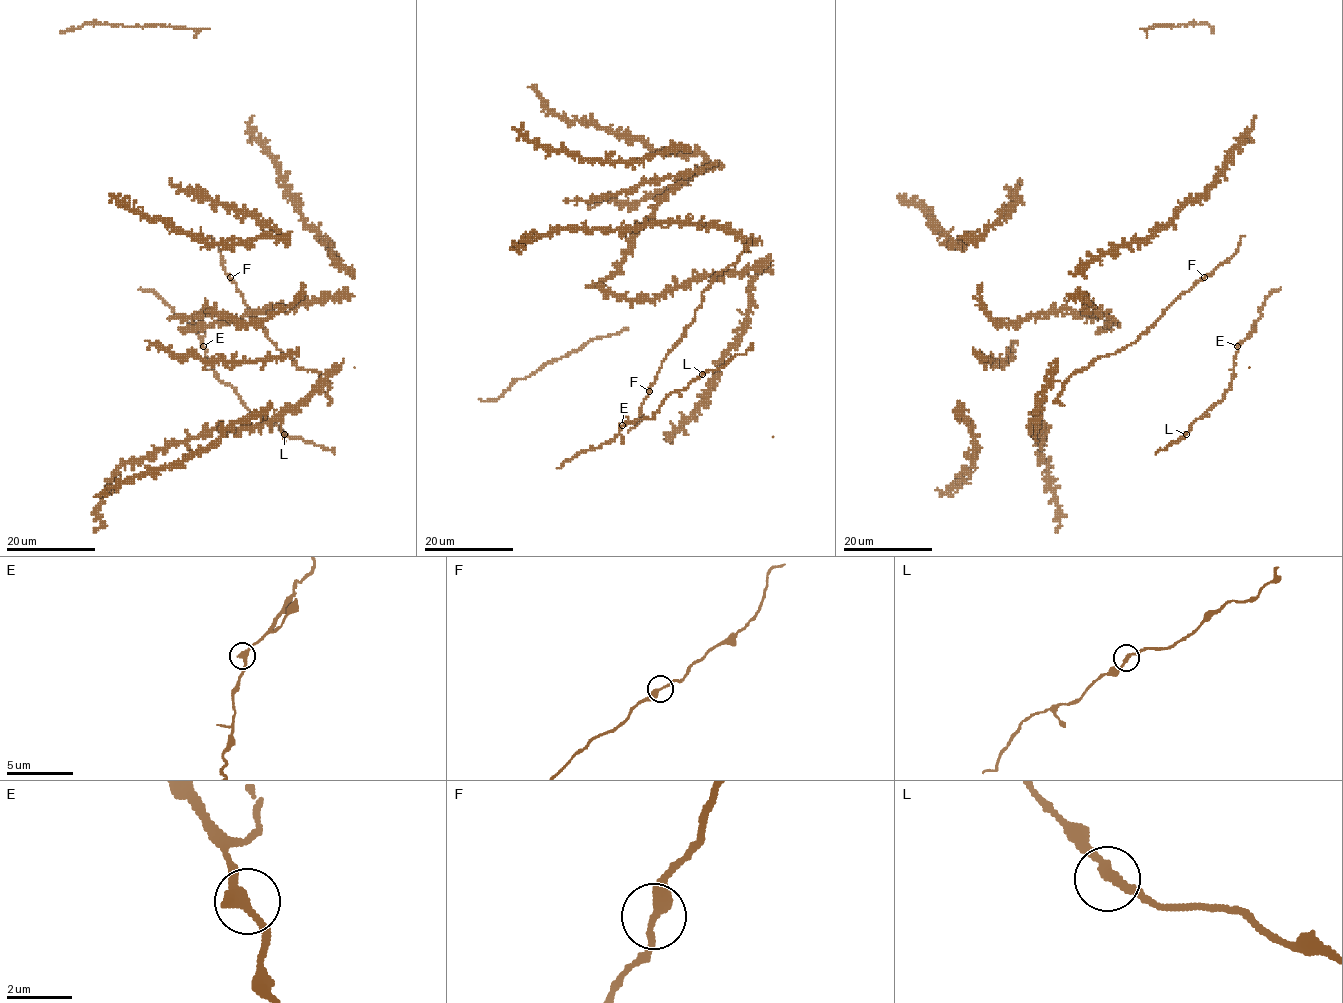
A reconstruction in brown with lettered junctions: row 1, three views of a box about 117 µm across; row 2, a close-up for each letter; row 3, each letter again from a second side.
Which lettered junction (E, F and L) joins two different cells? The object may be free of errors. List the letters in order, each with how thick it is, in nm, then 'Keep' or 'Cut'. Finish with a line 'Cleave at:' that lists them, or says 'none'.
E: Thickness 340 nm. Keep
F: Thickness 320 nm. Keep
L: Thickness 260 nm. Keep
Cleave at: none

